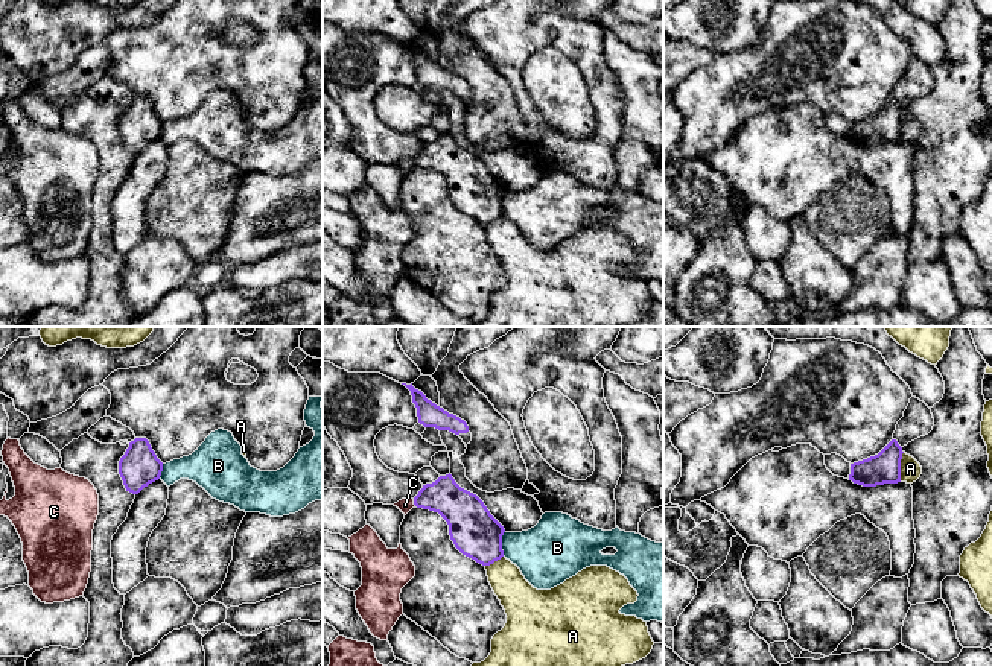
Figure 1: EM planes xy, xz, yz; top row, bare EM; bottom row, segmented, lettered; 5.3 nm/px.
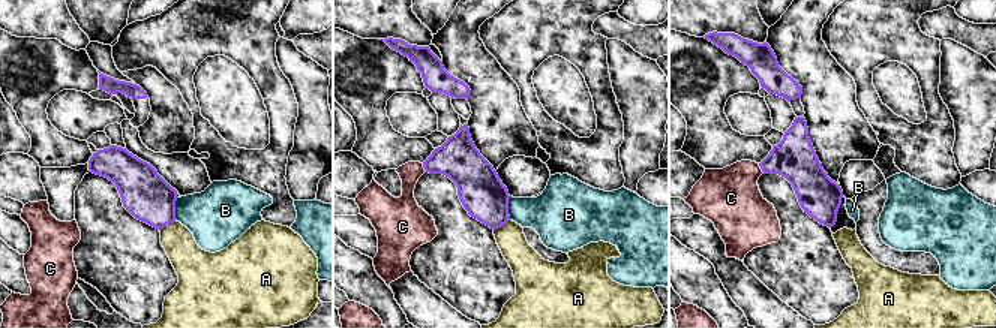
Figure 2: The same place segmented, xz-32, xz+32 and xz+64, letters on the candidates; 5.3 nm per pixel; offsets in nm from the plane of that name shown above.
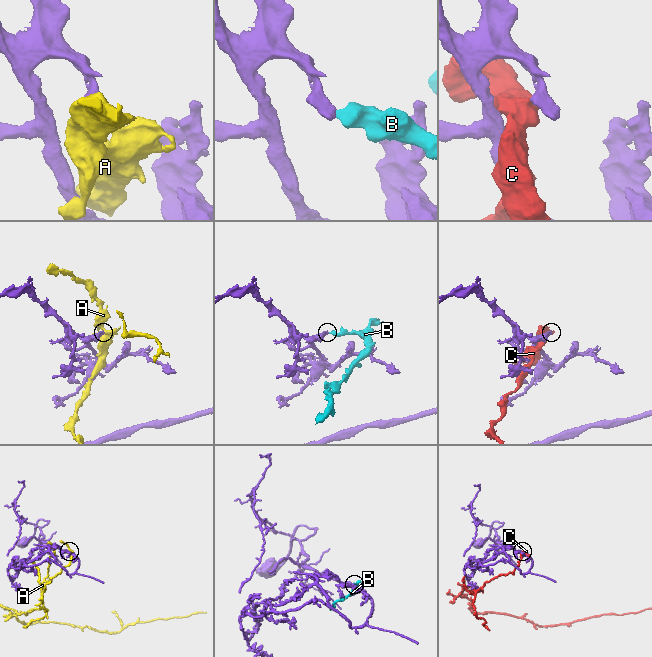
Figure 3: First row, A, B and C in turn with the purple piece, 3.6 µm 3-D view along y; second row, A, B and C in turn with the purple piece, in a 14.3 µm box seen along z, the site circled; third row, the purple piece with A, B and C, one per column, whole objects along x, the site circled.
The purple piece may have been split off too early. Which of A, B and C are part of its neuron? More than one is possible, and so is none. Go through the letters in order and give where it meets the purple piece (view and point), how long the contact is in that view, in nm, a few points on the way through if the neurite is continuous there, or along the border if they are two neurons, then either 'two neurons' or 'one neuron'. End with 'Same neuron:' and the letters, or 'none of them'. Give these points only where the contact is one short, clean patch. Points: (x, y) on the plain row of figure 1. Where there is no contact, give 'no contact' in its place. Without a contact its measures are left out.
A: contact yz (899, 126); length 160 nm; border yz (904, 111), (899, 140); two neurons
B: contact xz (501, 202); length 140 nm; border xz (504, 190), (502, 215); two neurons
C: contact xz (414, 161); length 40 nm; two neurons
Same neuron: none of them

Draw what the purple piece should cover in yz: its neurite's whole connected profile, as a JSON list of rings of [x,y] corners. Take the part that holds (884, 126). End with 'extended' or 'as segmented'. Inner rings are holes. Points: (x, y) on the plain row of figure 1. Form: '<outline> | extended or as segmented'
[[[892,99],[878,114],[851,123],[849,140],[863,146],[901,141],[902,106]]] | as segmented

